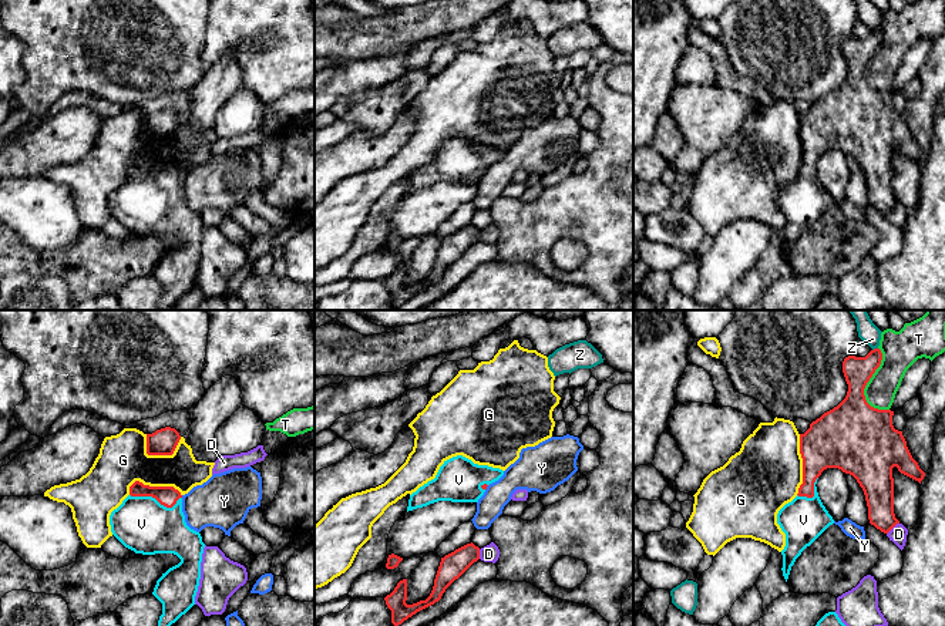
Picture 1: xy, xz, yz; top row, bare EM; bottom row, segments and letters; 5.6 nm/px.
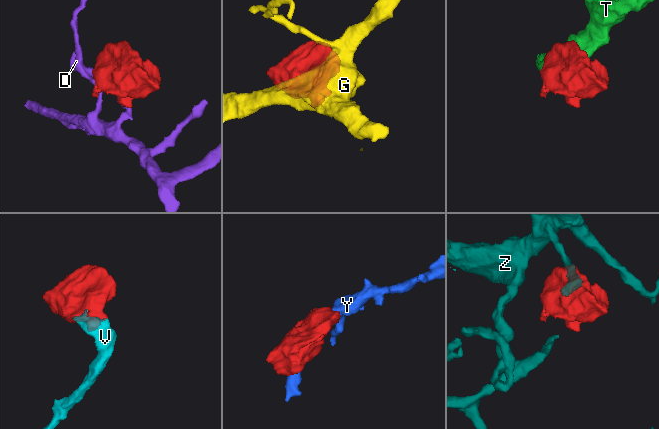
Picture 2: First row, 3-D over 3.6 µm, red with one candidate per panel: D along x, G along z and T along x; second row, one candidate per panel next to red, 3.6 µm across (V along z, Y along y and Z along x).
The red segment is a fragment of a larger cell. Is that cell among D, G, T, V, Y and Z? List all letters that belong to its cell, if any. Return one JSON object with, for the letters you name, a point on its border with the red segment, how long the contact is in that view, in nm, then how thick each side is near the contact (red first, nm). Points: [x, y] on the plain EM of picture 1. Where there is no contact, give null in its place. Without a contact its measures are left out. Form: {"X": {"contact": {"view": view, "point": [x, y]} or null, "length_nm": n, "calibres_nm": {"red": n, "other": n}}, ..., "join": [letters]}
{"V": {"contact": {"view": "xy", "point": [155, 179]}, "length_nm": 300, "calibres_nm": {"red": 110, "other": 320}}, "join": ["V"]}

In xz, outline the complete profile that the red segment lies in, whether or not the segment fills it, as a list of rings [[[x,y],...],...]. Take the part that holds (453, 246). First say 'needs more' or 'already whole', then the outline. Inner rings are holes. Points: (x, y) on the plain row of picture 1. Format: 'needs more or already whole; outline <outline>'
already whole; outline [[[472,223],[441,239],[430,277],[413,286],[406,285],[407,260],[400,262],[394,272],[384,279],[387,289],[391,292],[391,304],[397,309],[417,293],[438,283],[445,270],[478,240],[480,229]]]

